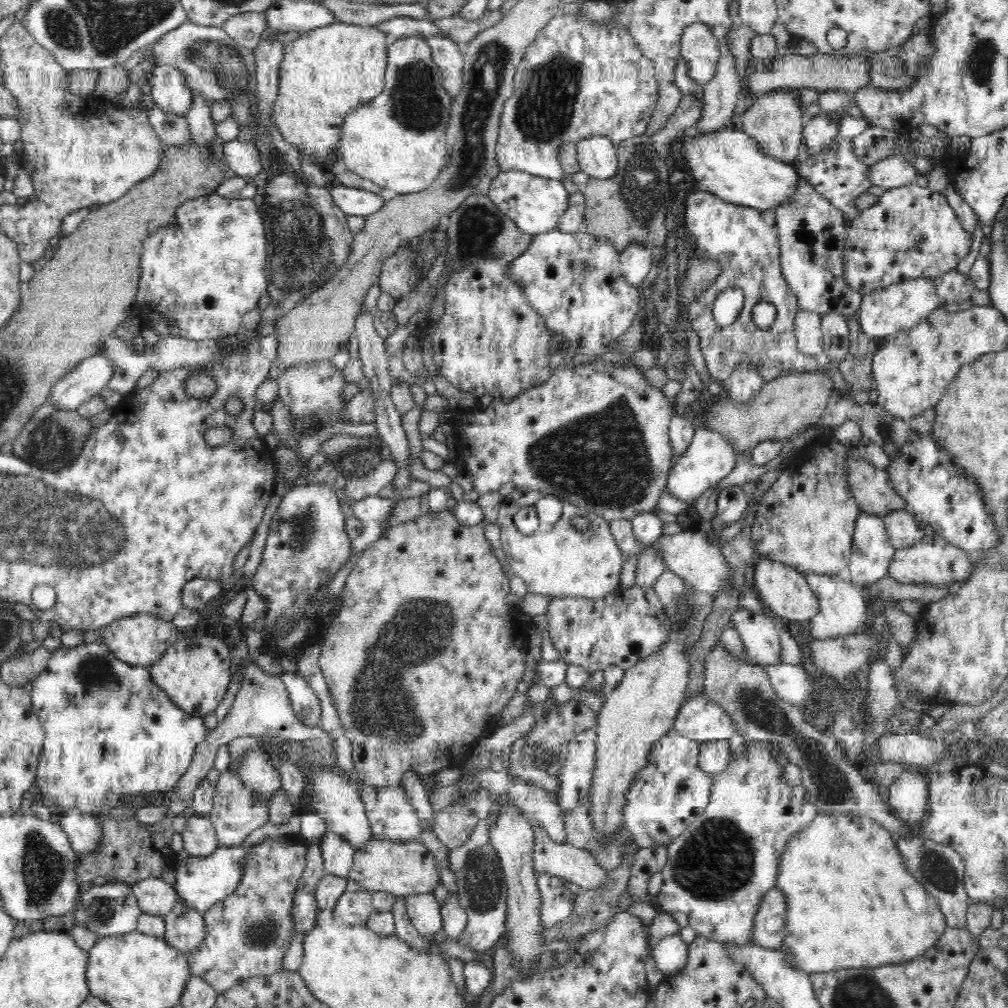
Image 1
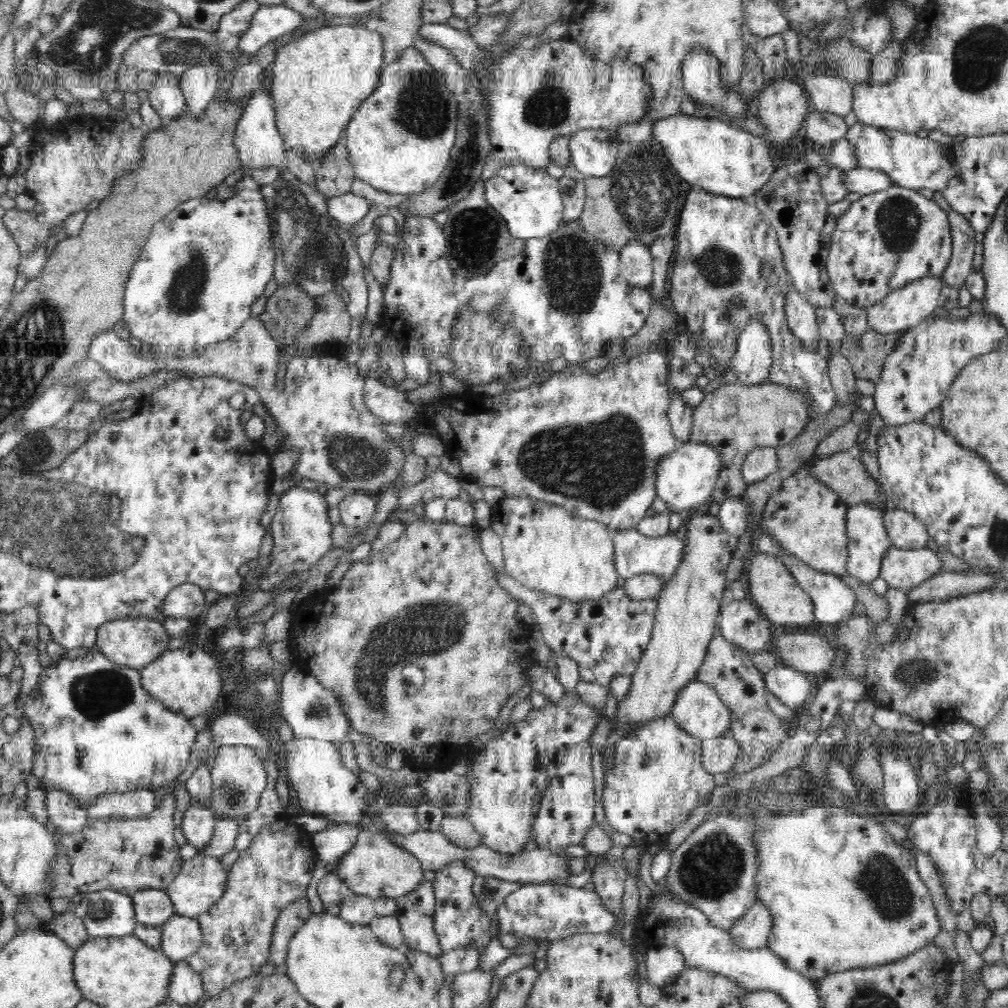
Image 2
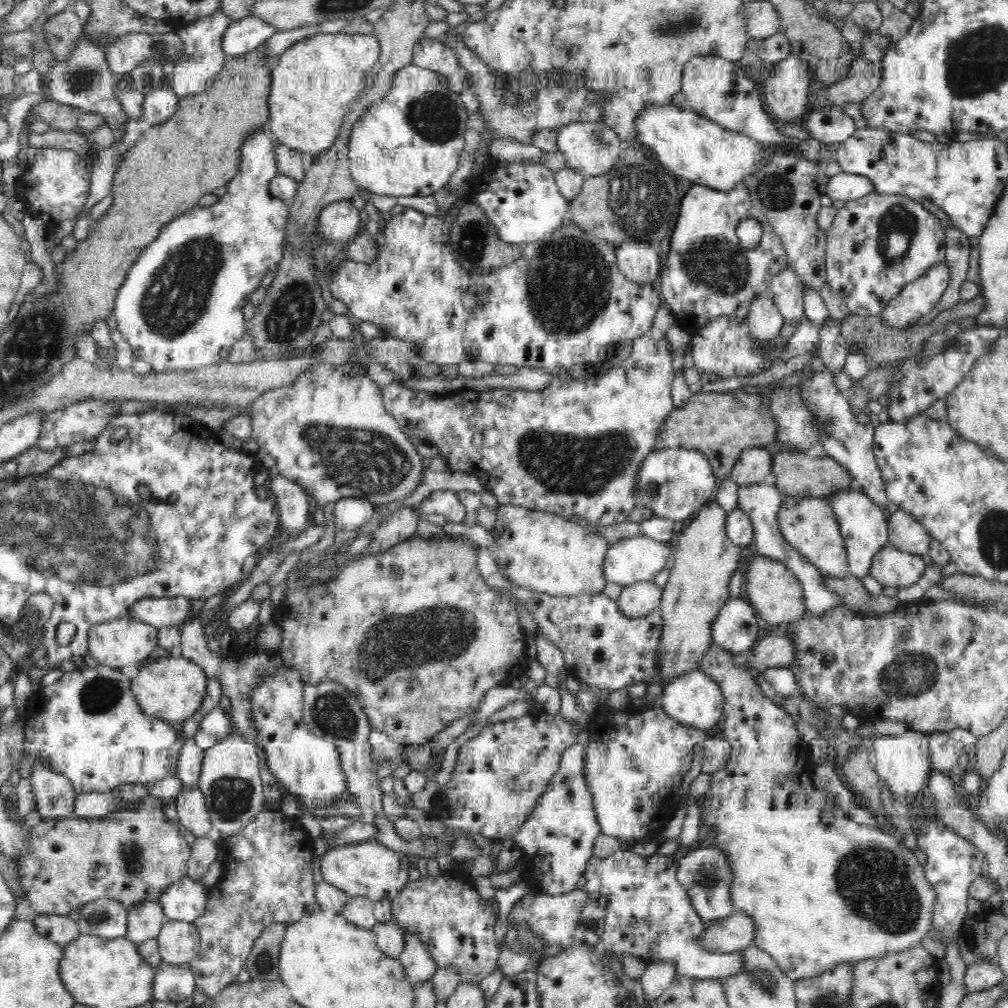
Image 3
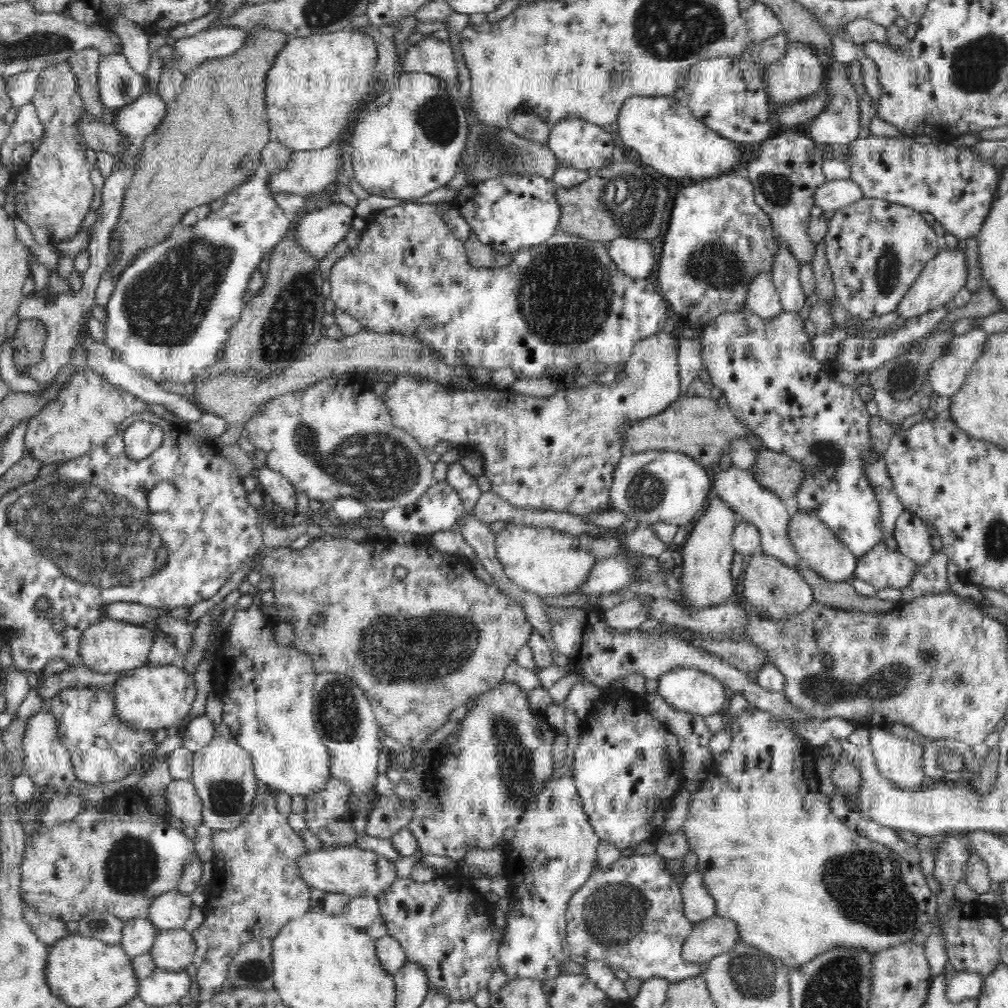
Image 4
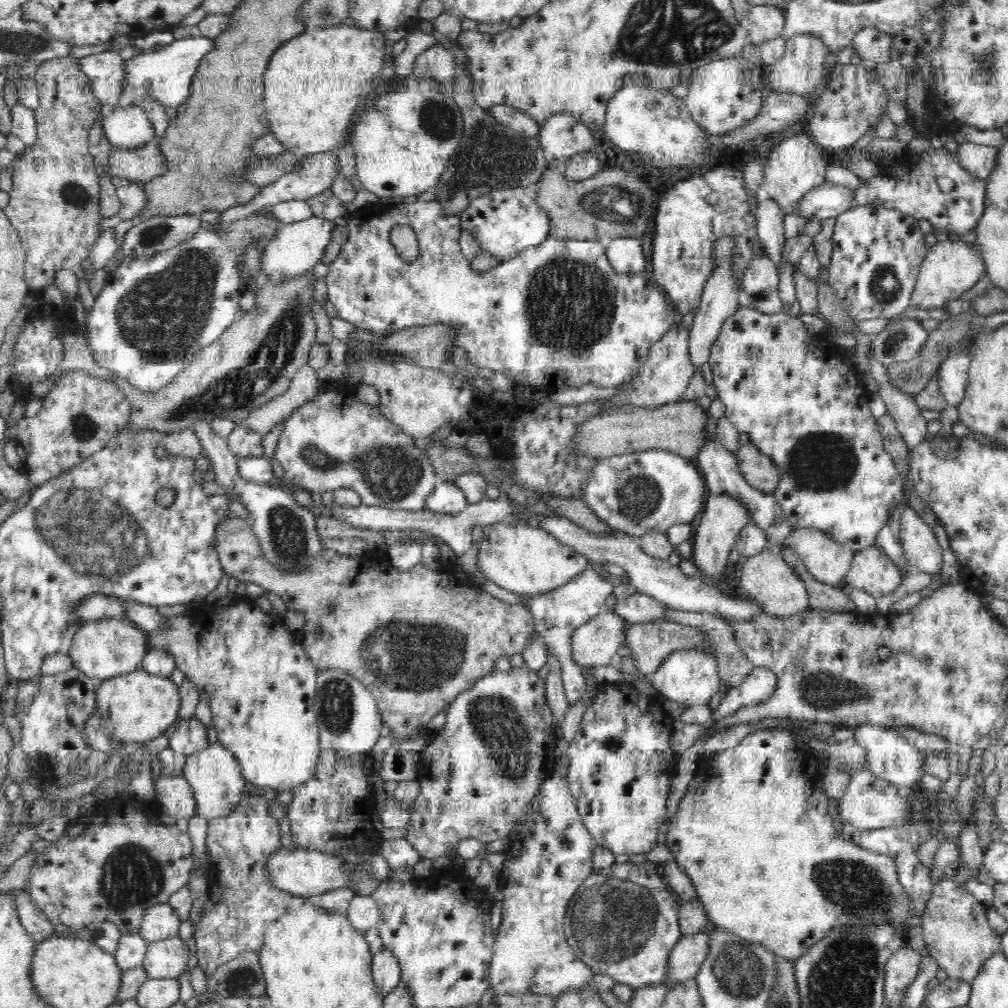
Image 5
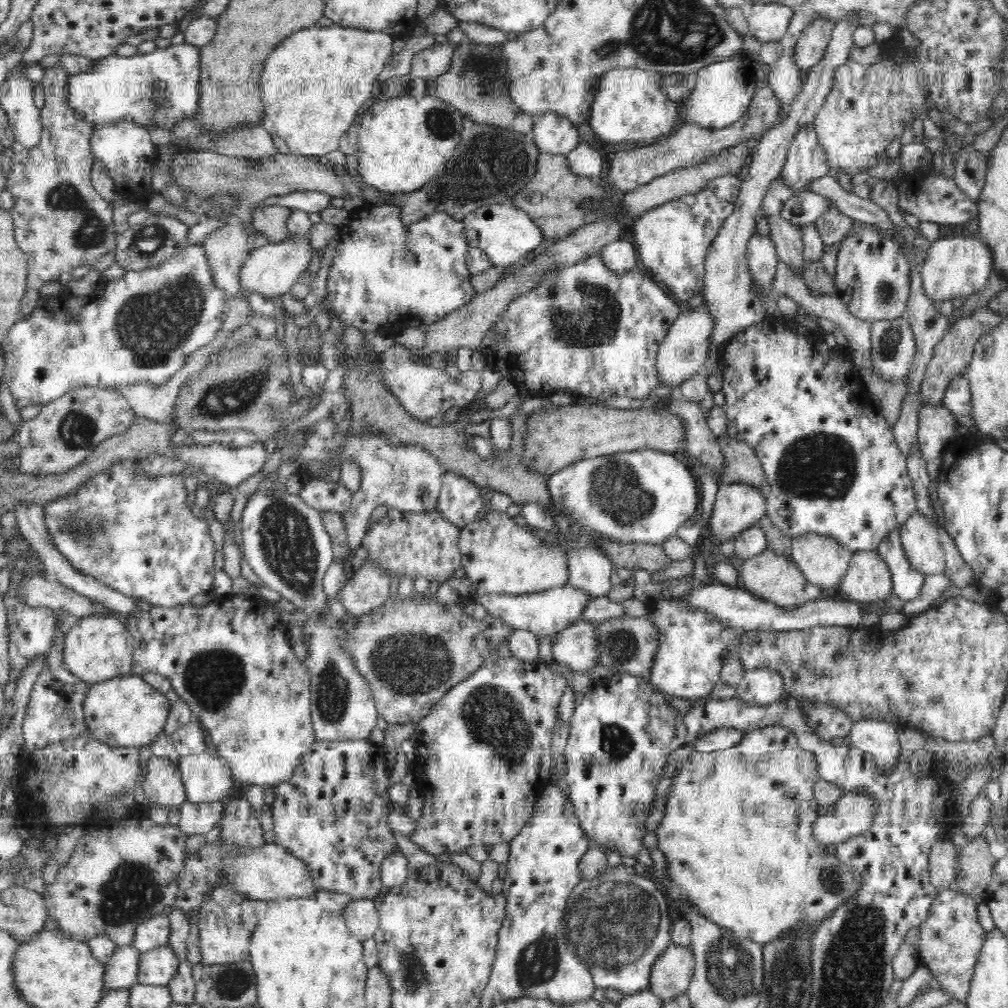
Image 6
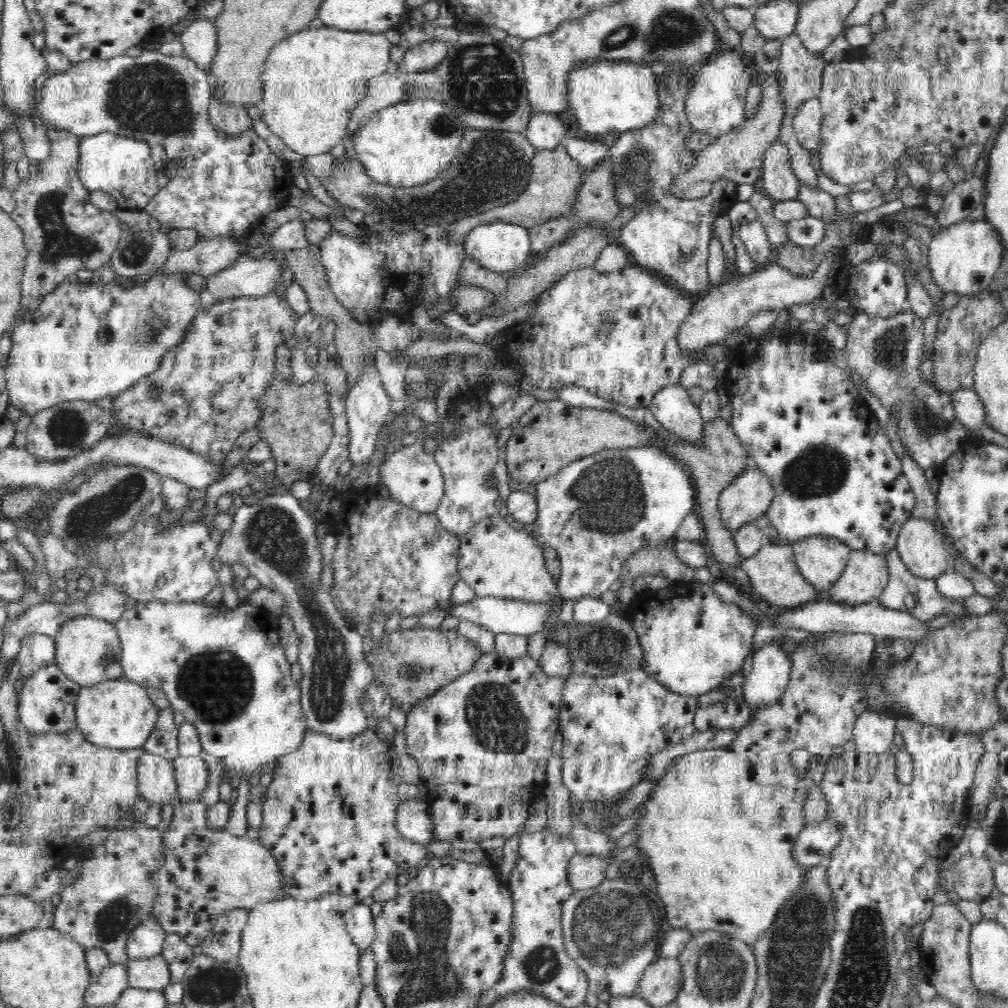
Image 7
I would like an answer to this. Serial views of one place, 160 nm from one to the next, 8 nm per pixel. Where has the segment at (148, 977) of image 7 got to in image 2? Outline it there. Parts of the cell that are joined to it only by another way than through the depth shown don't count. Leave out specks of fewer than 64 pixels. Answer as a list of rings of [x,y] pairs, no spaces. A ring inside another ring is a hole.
[[[174,914],[163,924],[161,950],[172,961],[182,961],[200,948],[203,934],[196,918]]]

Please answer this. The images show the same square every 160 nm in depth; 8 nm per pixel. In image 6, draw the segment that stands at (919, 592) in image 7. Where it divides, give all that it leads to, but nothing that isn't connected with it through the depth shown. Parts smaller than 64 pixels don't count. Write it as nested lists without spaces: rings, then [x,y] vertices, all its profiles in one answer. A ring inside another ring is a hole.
[[[899,530],[890,532],[877,548],[878,553],[888,566],[892,581],[891,594],[904,604],[918,598],[922,584],[924,584],[924,574],[911,568],[906,558]]]

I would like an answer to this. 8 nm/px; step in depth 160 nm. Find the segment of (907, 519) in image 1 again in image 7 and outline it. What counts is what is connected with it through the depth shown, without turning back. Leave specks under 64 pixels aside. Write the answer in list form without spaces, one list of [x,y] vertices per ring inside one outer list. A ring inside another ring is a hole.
[[[910,517],[900,529],[895,549],[914,576],[935,579],[951,570],[944,538],[926,519]]]

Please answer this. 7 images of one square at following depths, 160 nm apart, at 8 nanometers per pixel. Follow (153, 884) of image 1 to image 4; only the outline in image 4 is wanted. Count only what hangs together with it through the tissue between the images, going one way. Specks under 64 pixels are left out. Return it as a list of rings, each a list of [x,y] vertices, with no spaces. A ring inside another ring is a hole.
[[[132,918],[125,922],[119,944],[133,959],[151,950],[158,933],[157,928],[147,918]]]

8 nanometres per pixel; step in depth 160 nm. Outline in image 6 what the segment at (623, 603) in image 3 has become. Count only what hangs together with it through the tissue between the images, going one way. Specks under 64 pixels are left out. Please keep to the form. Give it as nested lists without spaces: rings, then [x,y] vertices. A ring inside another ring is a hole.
[[[578,622],[551,638],[553,661],[575,671],[588,671],[597,665],[599,642],[595,639],[597,623]]]

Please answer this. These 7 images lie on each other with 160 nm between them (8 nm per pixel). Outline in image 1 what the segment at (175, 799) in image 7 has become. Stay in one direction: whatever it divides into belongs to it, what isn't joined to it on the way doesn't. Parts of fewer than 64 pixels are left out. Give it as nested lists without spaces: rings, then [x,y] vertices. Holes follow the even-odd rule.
[[[194,814],[179,834],[183,839],[183,848],[190,856],[210,856],[218,847],[215,827],[208,816]]]

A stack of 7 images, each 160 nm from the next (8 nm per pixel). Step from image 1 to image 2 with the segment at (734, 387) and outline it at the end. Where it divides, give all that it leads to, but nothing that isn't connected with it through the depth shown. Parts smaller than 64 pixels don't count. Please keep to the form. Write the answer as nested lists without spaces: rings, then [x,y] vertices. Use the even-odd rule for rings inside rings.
[[[752,318],[737,338],[737,352],[731,360],[730,379],[750,386],[764,383],[773,364],[770,331],[758,318]]]

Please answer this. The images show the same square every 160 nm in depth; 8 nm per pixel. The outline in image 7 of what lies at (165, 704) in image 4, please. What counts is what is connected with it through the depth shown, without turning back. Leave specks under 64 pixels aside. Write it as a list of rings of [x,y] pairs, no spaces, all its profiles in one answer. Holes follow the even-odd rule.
[[[122,676],[91,687],[81,687],[75,704],[76,729],[88,742],[99,747],[116,750],[140,748],[153,733],[159,712],[146,688]]]

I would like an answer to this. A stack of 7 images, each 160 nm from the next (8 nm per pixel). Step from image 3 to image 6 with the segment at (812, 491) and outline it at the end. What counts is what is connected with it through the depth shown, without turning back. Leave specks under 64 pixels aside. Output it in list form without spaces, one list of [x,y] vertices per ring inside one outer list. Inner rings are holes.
[[[727,434],[717,436],[717,441],[724,455],[723,473],[715,478],[718,485],[745,484],[760,488],[764,471],[752,447]]]

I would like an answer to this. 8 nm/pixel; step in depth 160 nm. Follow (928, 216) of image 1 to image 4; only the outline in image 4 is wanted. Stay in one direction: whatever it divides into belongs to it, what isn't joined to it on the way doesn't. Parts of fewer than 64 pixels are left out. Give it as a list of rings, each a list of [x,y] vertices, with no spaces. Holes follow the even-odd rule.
[[[864,197],[834,211],[822,242],[832,271],[836,300],[860,321],[894,313],[923,266],[943,249],[942,241],[920,212]]]

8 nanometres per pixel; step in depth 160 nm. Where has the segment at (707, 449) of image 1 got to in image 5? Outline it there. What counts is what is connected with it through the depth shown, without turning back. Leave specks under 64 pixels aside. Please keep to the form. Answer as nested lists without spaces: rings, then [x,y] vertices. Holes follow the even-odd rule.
[[[648,449],[598,459],[581,486],[581,501],[609,527],[641,537],[700,517],[706,485],[693,460],[664,449]]]

